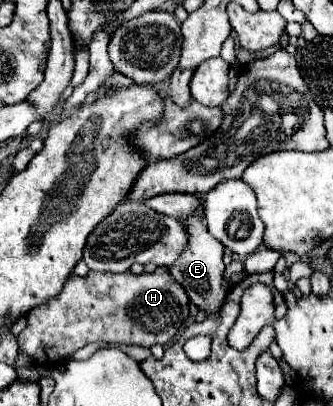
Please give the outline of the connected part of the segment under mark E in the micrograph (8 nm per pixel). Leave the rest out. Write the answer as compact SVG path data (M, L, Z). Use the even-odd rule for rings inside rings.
M196 210L192 216L182 218L182 226L186 230L188 236L188 244L182 250L182 254L176 258L176 262L172 266L168 266L168 272L172 274L172 278L176 282L182 284L182 288L186 290L188 298L202 310L206 310L206 316L218 314L218 306L222 306L222 302L226 300L228 294L228 286L222 284L222 274L224 274L224 262L222 262L222 254L224 254L224 246L210 236L206 224L204 224L204 216L200 210Z

